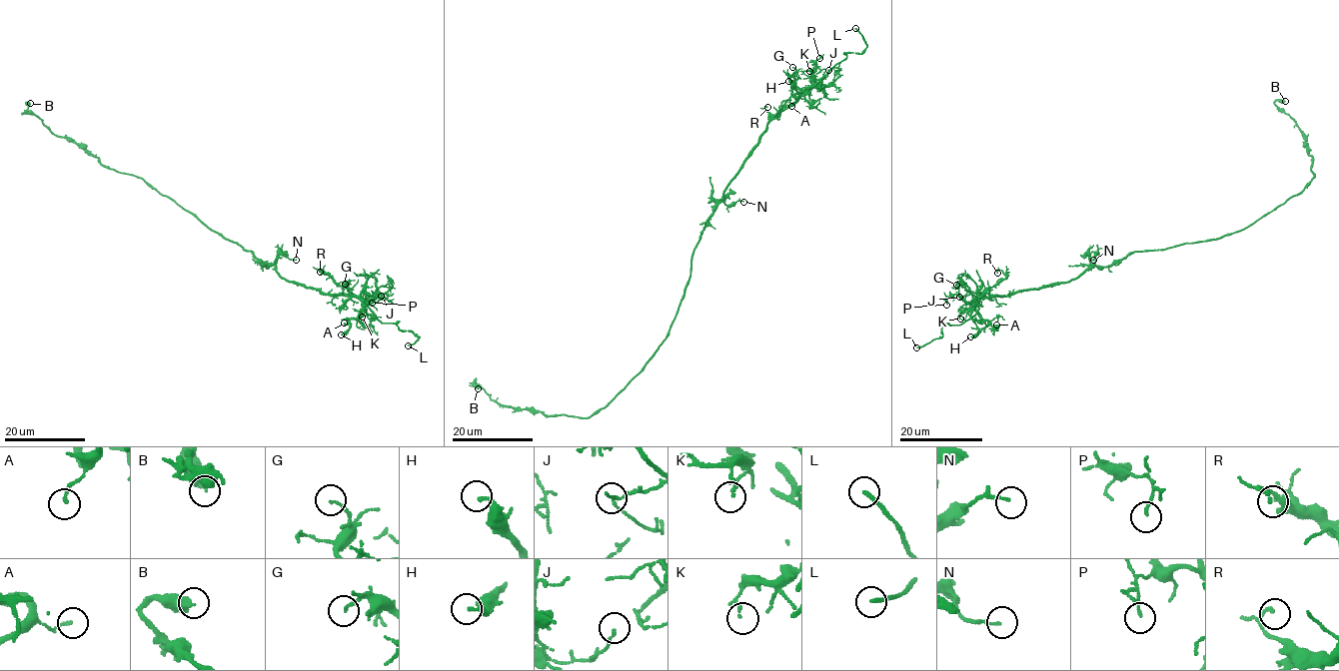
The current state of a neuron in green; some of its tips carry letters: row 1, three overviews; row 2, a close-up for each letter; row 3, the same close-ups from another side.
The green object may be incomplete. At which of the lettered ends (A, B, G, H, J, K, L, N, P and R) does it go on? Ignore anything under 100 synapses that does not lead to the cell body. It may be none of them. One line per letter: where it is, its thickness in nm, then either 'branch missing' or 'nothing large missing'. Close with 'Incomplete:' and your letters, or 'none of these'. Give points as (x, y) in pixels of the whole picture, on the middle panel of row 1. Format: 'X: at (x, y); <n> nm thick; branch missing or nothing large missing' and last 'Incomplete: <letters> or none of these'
A: at (791, 106); 120 nm thick; nothing large missing
B: at (478, 388); 440 nm thick; nothing large missing
G: at (792, 67); 100 nm thick; nothing large missing
H: at (788, 81); 200 nm thick; nothing large missing
J: at (828, 70); 80 nm thick; nothing large missing
K: at (809, 71); 130 nm thick; nothing large missing
L: at (855, 28); 190 nm thick; branch missing
N: at (743, 202); 110 nm thick; nothing large missing
P: at (819, 58); 110 nm thick; nothing large missing
R: at (767, 107); 140 nm thick; nothing large missing
Incomplete: L

